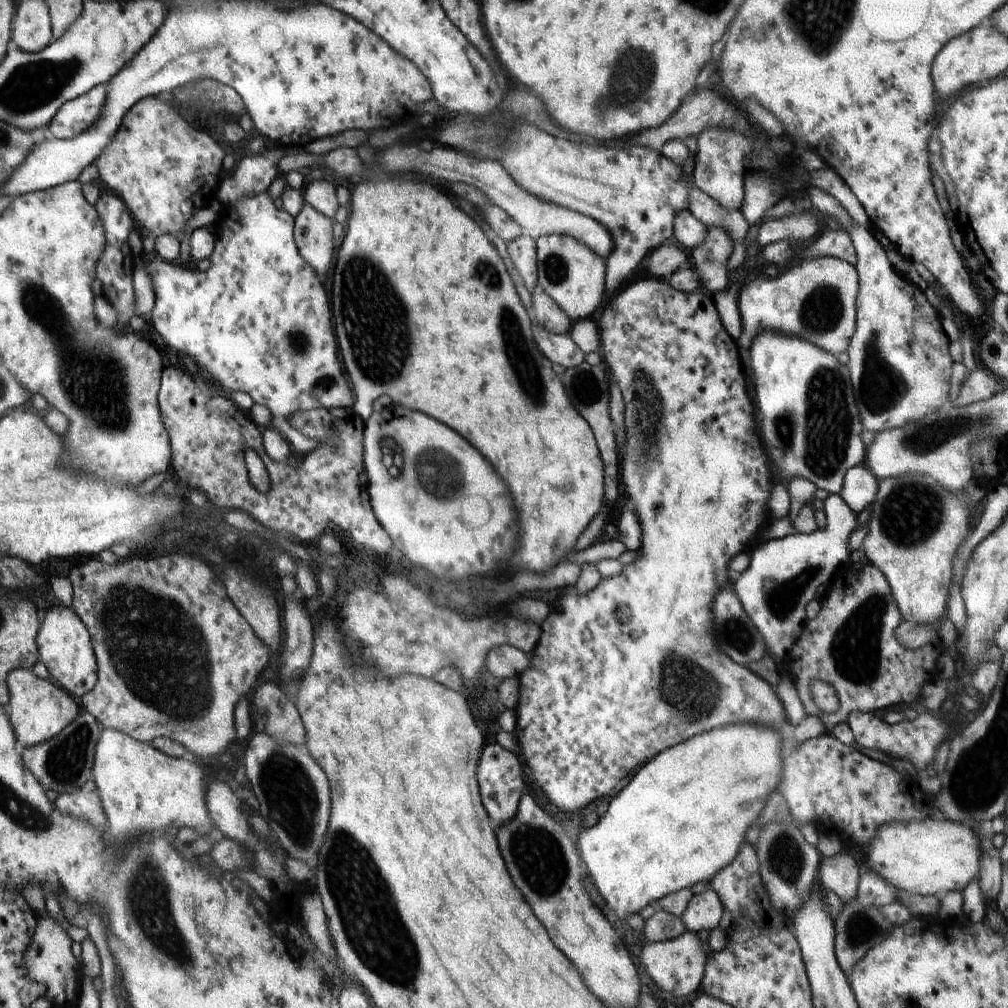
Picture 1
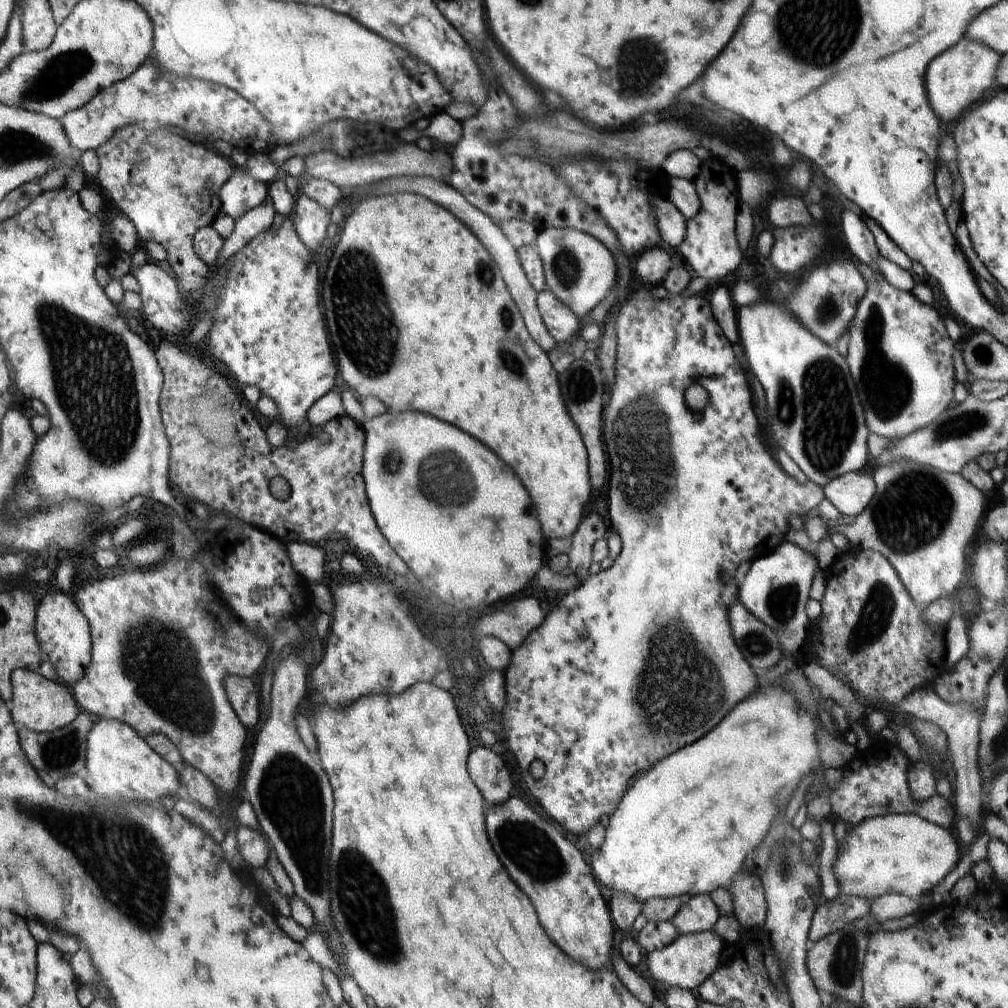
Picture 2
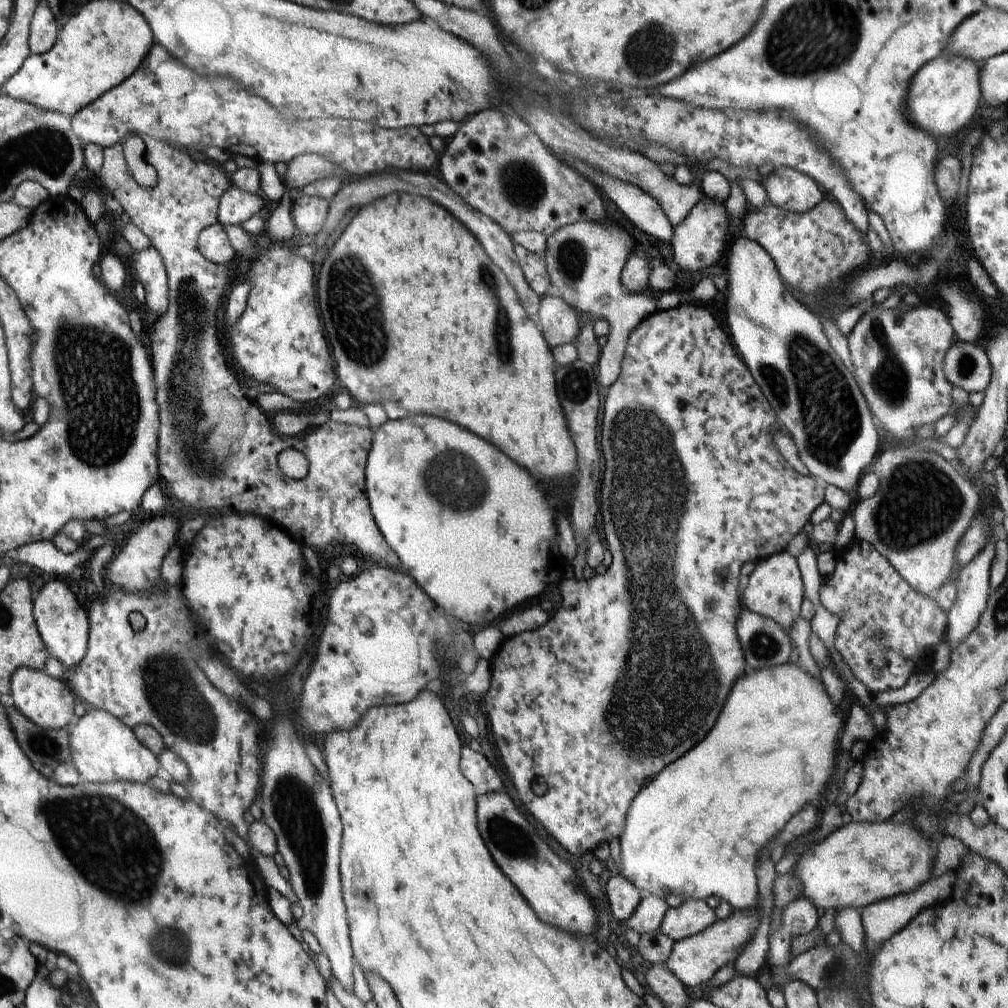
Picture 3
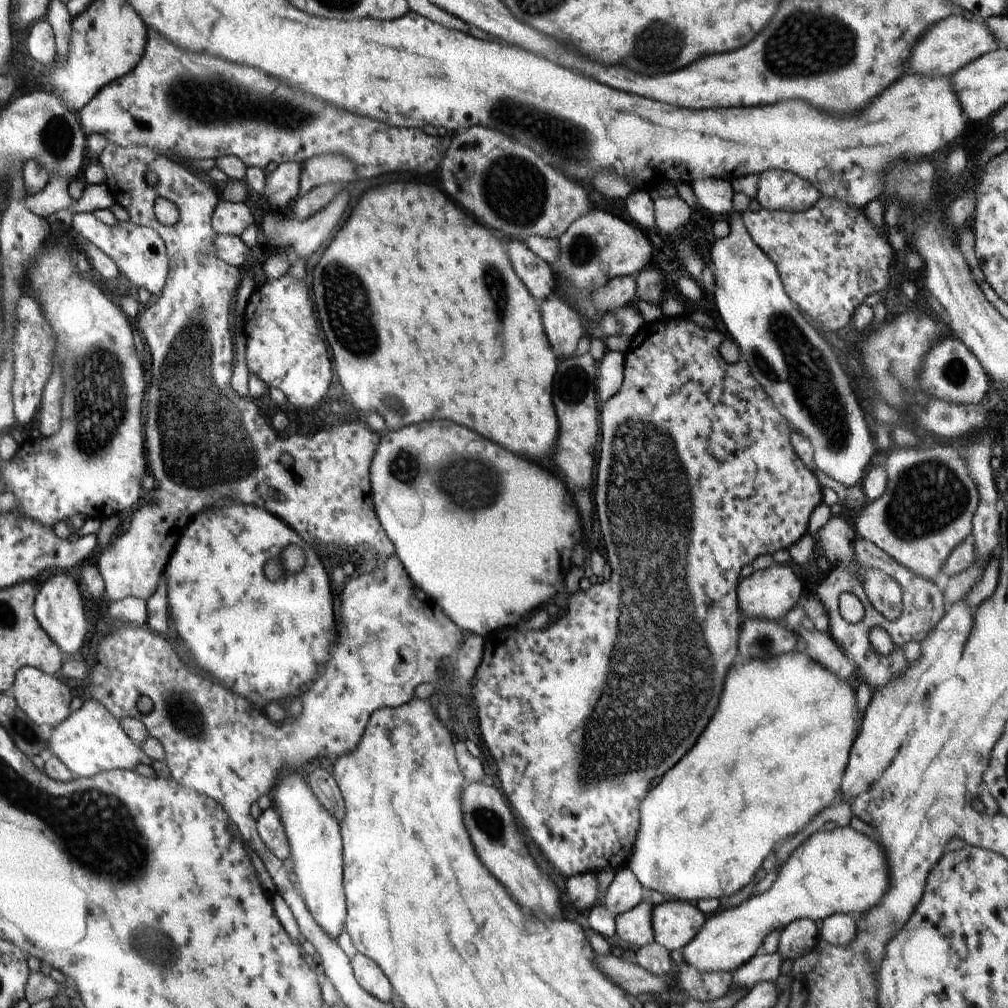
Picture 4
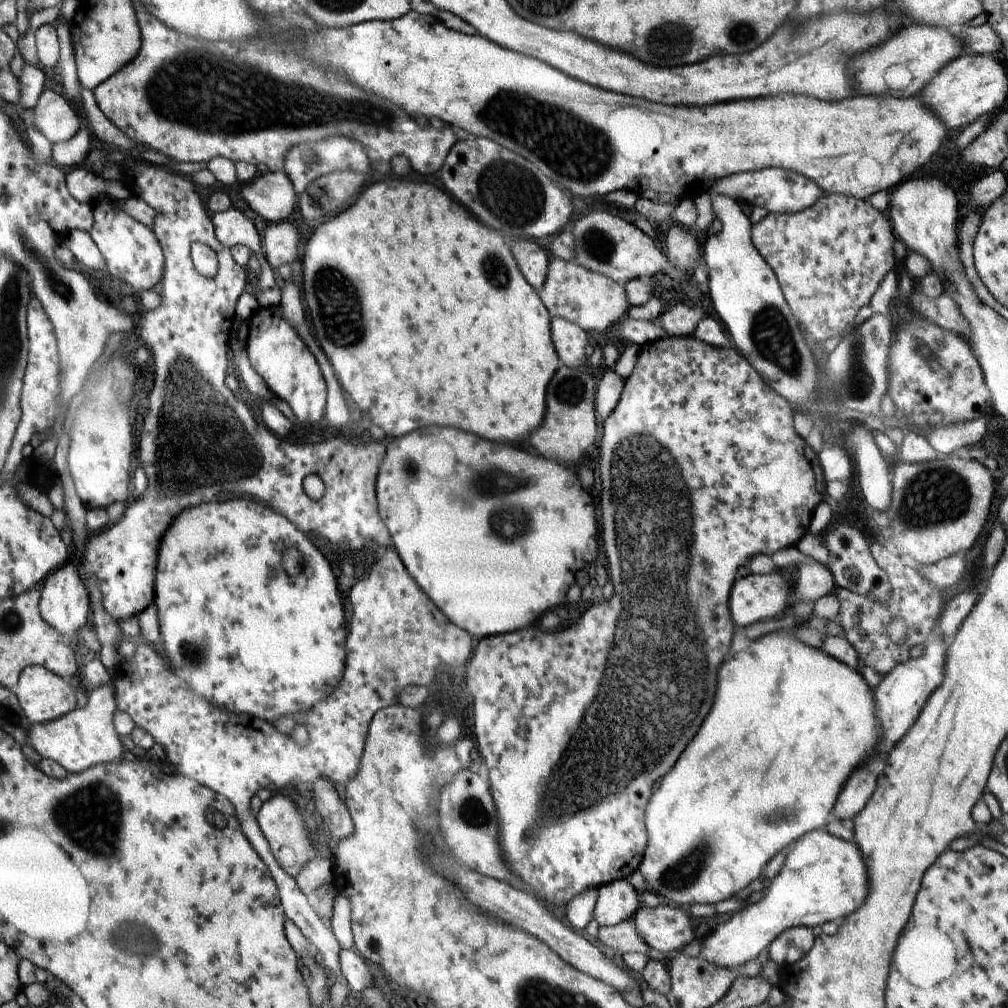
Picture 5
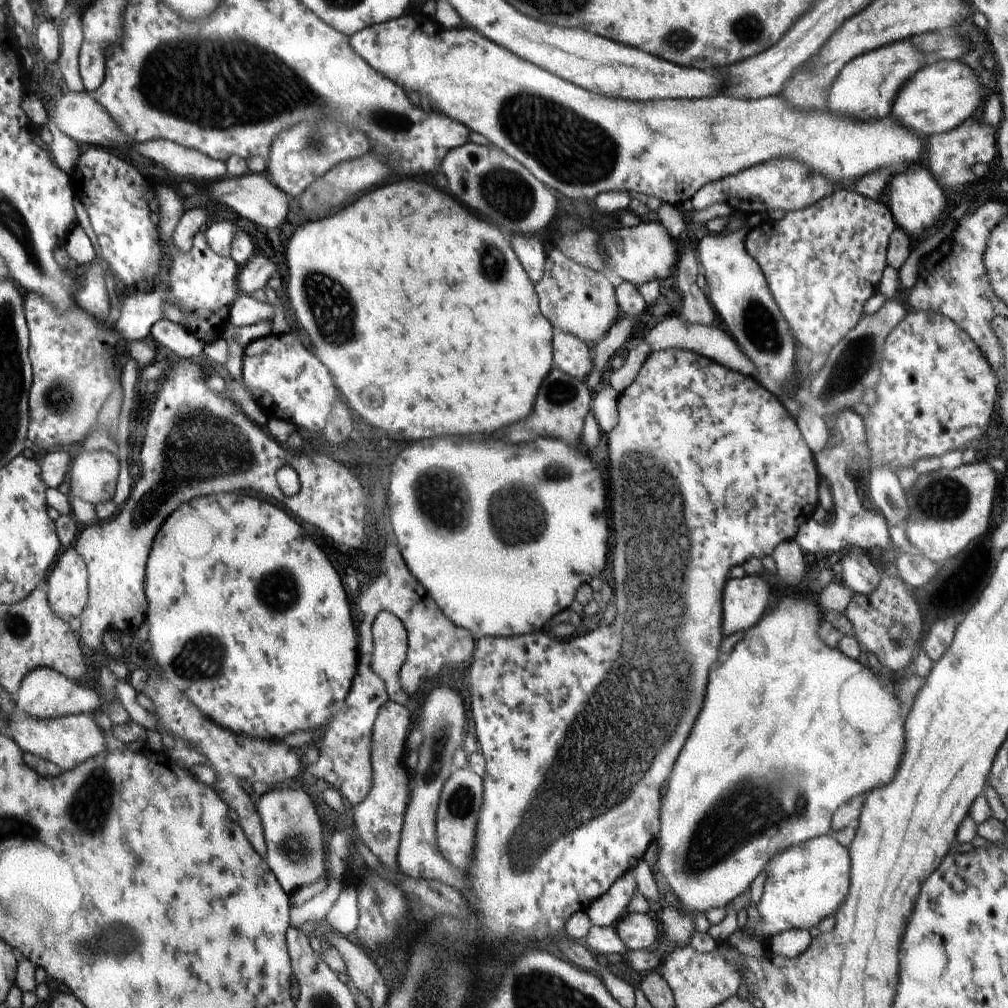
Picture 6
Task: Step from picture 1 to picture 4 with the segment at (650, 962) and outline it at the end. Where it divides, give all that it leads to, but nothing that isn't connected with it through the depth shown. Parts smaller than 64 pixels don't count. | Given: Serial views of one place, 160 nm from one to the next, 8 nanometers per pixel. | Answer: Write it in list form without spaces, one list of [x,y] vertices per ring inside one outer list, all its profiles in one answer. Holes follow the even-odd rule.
[[[836,827],[834,831],[827,831],[824,828],[814,832],[806,838],[803,843],[795,848],[785,863],[777,868],[776,880],[766,892],[763,892],[761,895],[750,896],[738,906],[730,907],[729,909],[719,909],[717,912],[708,915],[704,926],[698,931],[698,934],[683,948],[682,954],[684,954],[684,961],[702,972],[713,973],[728,971],[732,973],[743,964],[746,964],[752,957],[756,956],[755,954],[758,952],[758,948],[762,946],[766,936],[771,932],[774,932],[774,930],[780,930],[780,928],[783,929],[791,922],[800,919],[810,919],[812,922],[816,922],[816,920],[824,920],[833,914],[854,914],[854,912],[865,913],[878,904],[878,901],[885,895],[886,889],[889,889],[889,868],[887,866],[887,858],[885,857],[885,851],[881,849],[881,845],[871,833],[863,835],[852,827]]]

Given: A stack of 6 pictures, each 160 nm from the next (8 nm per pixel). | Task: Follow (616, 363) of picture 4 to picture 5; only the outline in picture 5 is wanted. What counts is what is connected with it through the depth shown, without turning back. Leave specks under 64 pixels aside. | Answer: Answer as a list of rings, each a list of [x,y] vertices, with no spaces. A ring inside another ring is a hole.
[[[601,368],[596,380],[595,411],[598,416],[608,418],[620,400],[625,380],[622,380],[612,369]]]

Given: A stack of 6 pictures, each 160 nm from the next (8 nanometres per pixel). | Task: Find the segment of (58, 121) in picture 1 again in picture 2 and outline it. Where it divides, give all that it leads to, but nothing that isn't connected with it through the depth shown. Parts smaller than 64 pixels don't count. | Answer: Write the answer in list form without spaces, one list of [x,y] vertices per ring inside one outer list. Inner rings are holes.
[[[146,59],[128,78],[114,83],[112,86],[99,90],[94,98],[90,99],[84,106],[70,111],[59,118],[64,132],[74,149],[81,153],[88,149],[96,150],[102,146],[114,134],[115,130],[126,125],[138,124],[143,129],[155,131],[158,129],[182,128],[186,134],[204,134],[214,140],[224,140],[234,149],[252,150],[254,153],[264,153],[267,148],[273,149],[278,146],[277,140],[273,137],[271,130],[262,113],[243,96],[227,86],[217,85],[210,81],[190,77],[172,79],[170,82],[166,77],[161,77],[153,60]]]

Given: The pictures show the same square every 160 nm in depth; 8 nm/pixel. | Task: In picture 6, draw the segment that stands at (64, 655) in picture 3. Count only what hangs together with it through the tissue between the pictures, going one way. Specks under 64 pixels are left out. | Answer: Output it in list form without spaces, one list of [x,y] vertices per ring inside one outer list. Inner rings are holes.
[[[72,544],[58,556],[47,580],[48,604],[57,617],[68,622],[80,616],[89,597],[87,580],[86,561]]]

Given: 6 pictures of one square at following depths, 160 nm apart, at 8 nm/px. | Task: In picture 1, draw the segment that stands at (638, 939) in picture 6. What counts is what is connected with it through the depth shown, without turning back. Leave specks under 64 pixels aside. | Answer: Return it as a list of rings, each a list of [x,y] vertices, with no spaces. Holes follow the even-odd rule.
[[[707,887],[699,894],[694,894],[688,901],[686,910],[680,918],[688,931],[712,930],[724,914],[724,905],[712,887]]]

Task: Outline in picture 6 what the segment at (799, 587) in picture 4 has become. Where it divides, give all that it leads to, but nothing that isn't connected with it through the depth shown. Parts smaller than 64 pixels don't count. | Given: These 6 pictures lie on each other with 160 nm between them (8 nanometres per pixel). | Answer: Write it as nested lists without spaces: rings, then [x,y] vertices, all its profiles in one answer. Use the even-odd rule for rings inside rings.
[[[759,575],[728,578],[721,598],[724,638],[753,627],[770,604],[768,584]]]

